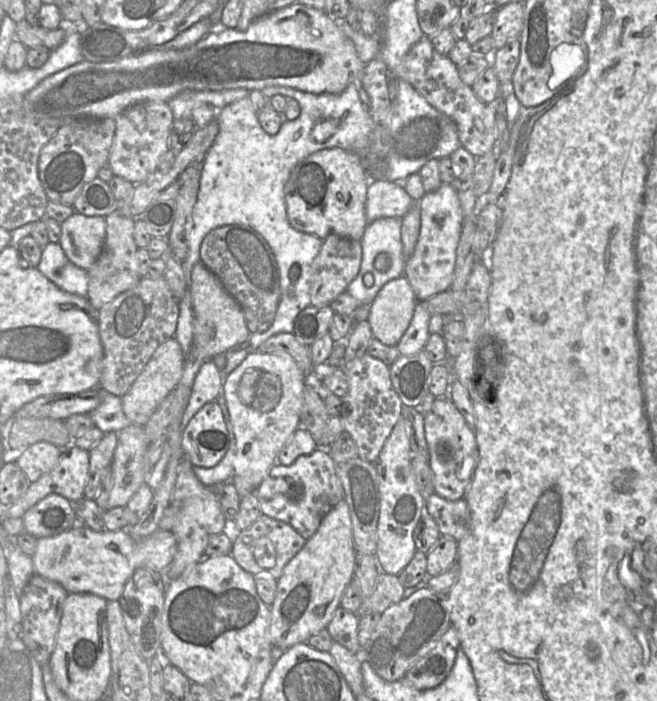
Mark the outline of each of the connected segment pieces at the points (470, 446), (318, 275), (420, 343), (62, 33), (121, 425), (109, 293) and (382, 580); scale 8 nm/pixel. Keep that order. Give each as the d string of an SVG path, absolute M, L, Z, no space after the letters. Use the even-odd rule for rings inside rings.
M437 398L431 410L424 417L425 438L429 449L429 466L433 472L434 492L439 496L455 501L464 498L472 482L478 464L476 453L479 452L474 431L467 425L465 418L454 403L447 398Z
M329 234L322 240L322 246L311 266L311 305L315 307L328 306L356 278L362 261L361 242L336 234Z
M418 301L409 327L397 344L402 356L412 356L425 348L430 337L429 322L431 314L425 302Z
M26 19L16 23L16 38L24 44L26 48L45 47L53 51L66 39L67 32L63 28L49 30L40 25L30 25Z
M99 389L100 404L89 415L94 426L102 432L119 432L131 425L130 420L125 415L121 398L104 389Z
M118 208L104 218L106 222L104 246L97 260L87 270L88 292L86 297L98 311L119 294L133 288L142 278L137 258L138 247L133 237L136 218L122 215Z
M380 573L374 591L367 599L367 611L382 614L387 608L403 600L404 589L398 575Z

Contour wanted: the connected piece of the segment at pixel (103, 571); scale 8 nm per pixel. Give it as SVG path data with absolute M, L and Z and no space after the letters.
M88 527L68 529L54 536L37 539L37 548L32 556L35 574L62 585L71 593L91 593L108 600L119 600L126 582L137 569L161 572L171 564L177 551L177 539L172 531L156 530L142 539L133 539L126 529L117 531L94 531Z

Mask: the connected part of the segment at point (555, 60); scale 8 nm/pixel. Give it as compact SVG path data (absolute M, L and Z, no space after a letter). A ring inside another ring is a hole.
M562 43L553 50L550 62L553 72L548 86L553 90L561 90L572 81L571 77L583 69L585 51L579 45Z

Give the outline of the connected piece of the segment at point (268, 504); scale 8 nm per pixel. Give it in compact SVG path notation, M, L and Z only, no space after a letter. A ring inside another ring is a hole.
M325 450L299 456L291 465L274 464L255 490L262 514L290 524L306 540L317 531L323 517L343 498L336 463Z

